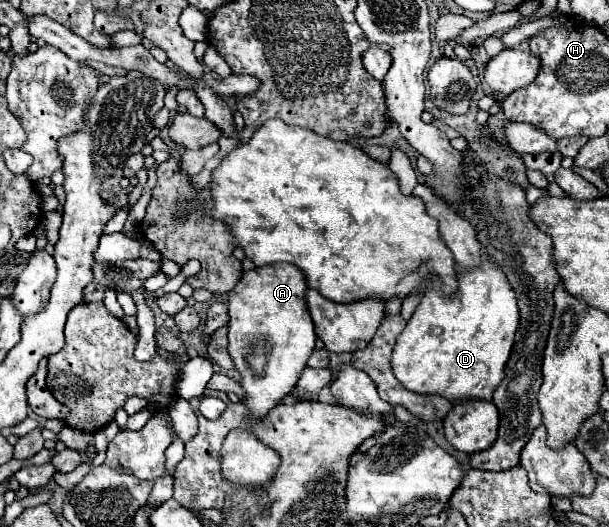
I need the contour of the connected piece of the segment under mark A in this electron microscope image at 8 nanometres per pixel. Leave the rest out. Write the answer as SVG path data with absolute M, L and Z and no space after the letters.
M273 263L243 271L241 281L229 291L229 355L243 377L241 385L247 391L247 399L243 403L251 407L255 417L267 415L267 411L273 409L281 401L281 397L285 397L297 385L301 371L305 369L305 361L315 349L317 335L305 303L305 291L305 273L291 263Z

